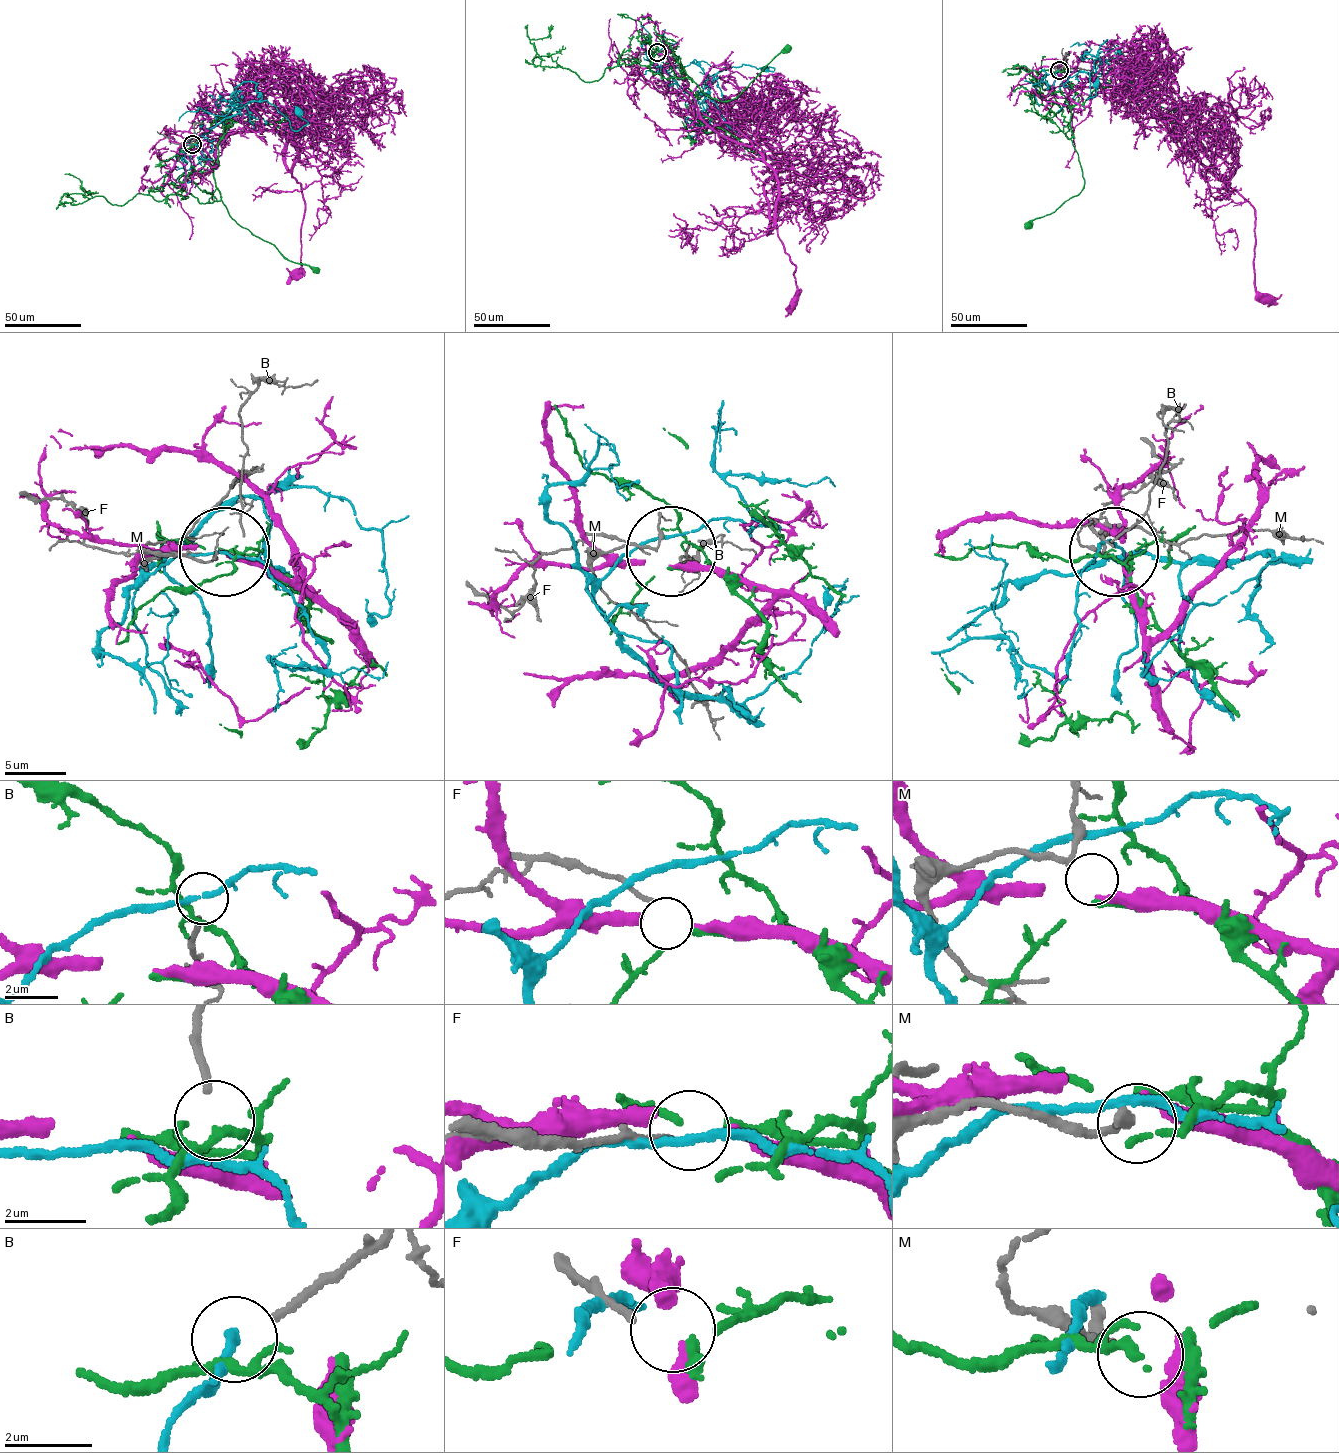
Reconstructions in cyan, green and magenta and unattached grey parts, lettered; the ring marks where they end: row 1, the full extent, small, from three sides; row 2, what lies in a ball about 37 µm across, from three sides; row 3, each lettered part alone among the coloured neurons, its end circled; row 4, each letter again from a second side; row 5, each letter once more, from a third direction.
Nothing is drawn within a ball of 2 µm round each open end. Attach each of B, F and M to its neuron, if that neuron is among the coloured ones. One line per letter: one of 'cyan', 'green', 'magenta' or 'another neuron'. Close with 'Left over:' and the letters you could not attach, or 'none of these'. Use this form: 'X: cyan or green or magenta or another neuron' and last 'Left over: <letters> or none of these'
B: cyan
F: green
M: another neuron
Left over: M

